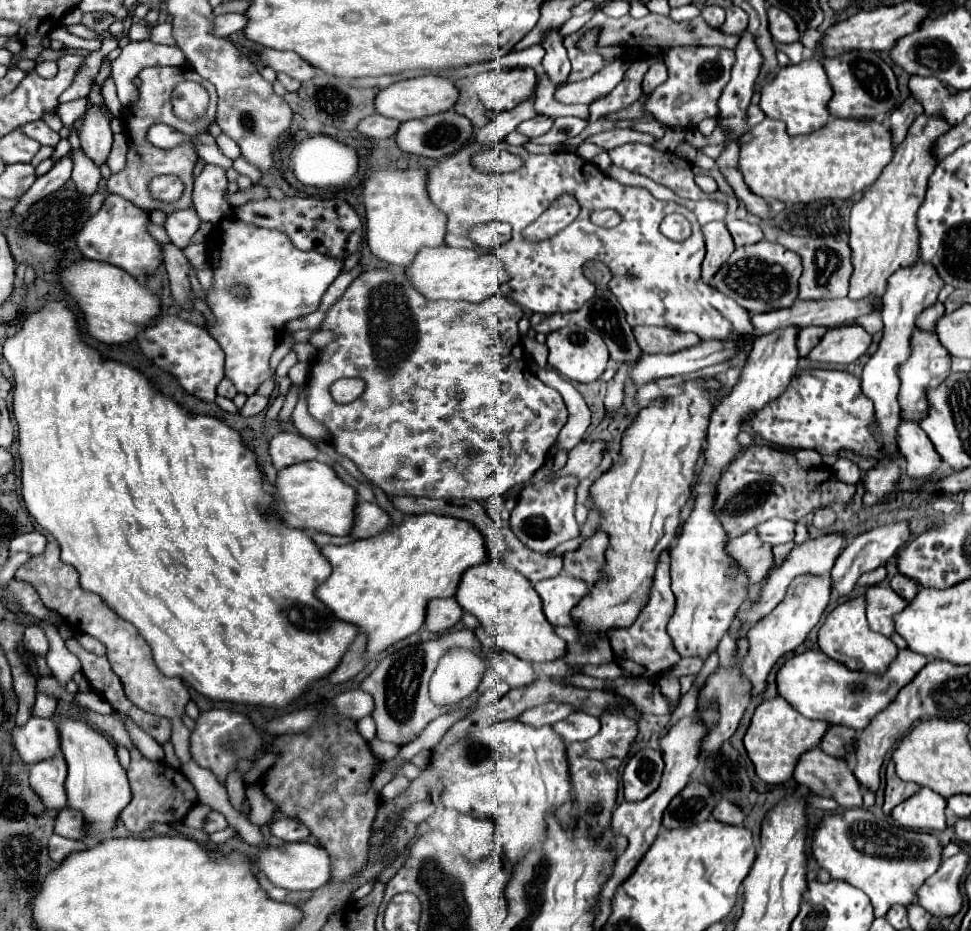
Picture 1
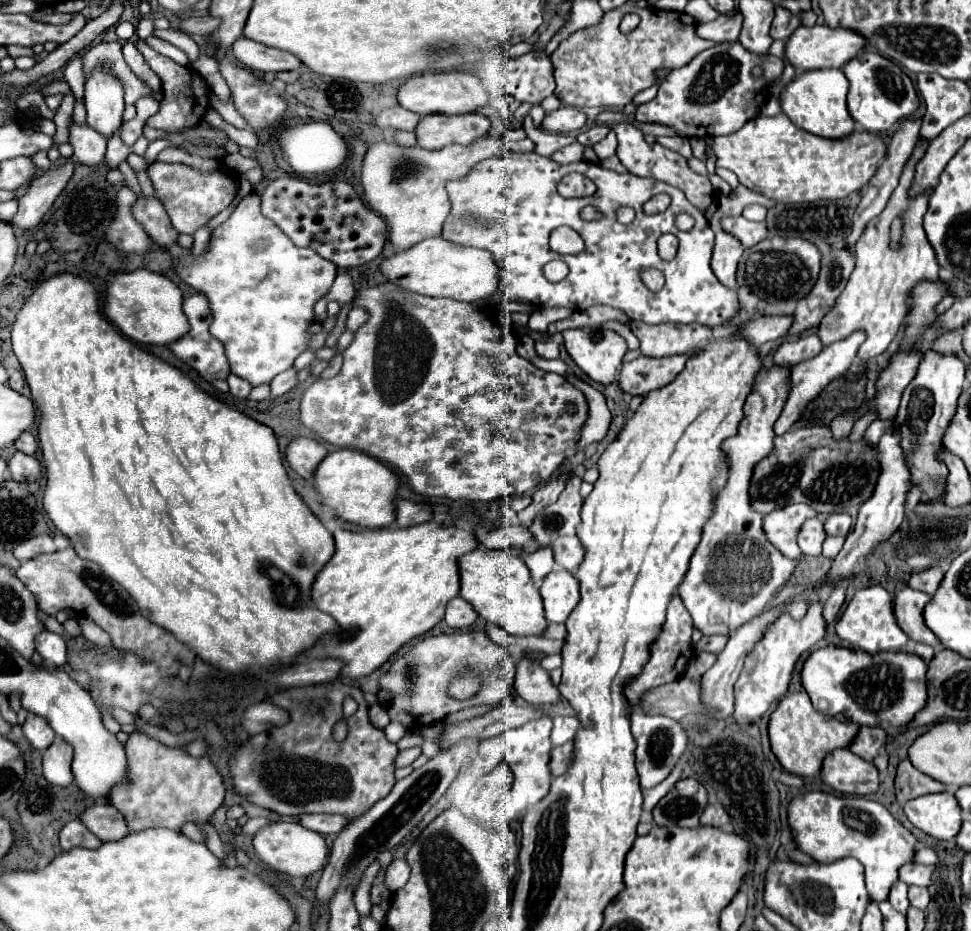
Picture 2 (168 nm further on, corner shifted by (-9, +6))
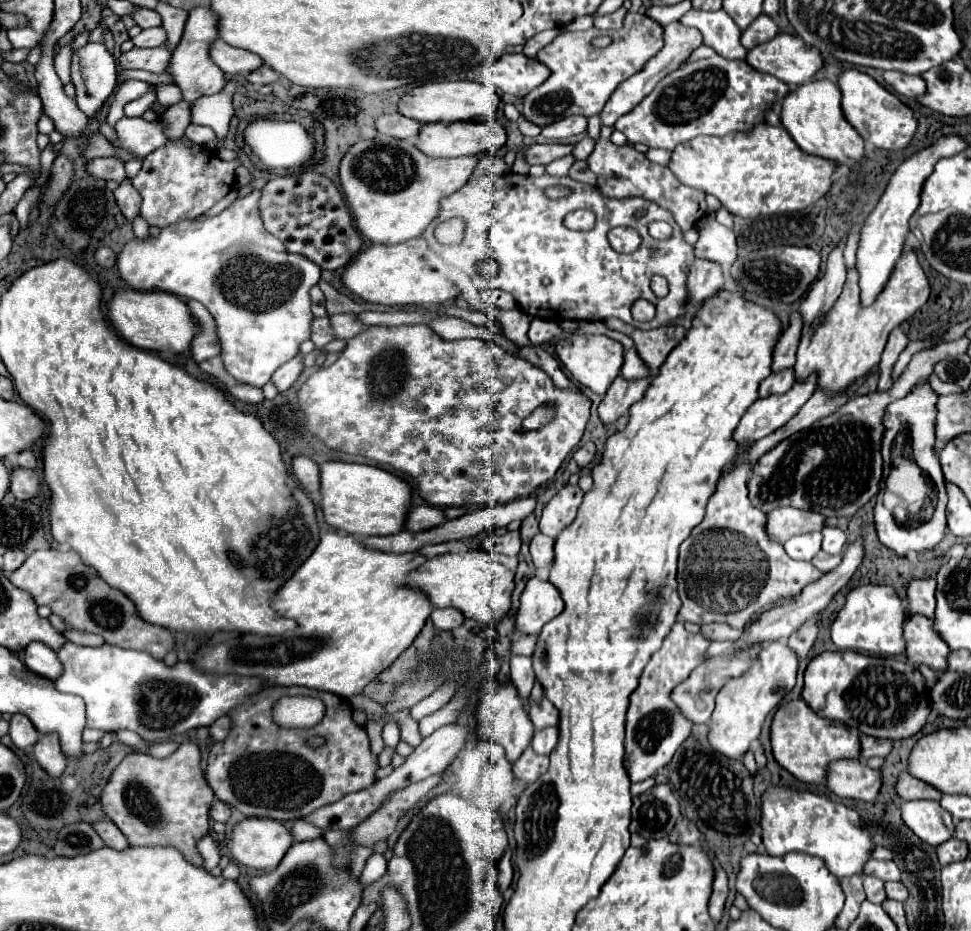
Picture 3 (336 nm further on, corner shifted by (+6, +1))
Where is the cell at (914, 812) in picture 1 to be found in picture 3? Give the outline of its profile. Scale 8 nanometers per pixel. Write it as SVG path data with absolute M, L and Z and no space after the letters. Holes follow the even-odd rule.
M913 800L901 804L901 816L905 824L927 844L939 846L953 836L951 814L933 800Z

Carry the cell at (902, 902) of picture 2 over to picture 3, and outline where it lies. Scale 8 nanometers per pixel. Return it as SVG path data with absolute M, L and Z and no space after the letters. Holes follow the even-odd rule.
M865 876L865 894L867 894L867 900L881 904L887 898L885 888L883 888L883 880L877 880L875 876Z

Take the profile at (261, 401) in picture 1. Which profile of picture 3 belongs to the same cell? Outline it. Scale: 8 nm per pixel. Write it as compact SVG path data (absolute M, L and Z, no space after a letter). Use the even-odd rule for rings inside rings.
M297 354L289 362L285 362L281 368L277 368L271 380L275 382L275 386L279 388L279 392L285 392L297 380L297 376L301 374L301 370L303 370L303 356Z

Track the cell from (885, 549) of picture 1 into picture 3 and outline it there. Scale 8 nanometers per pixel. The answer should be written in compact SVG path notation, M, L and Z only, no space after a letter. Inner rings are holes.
M807 620L797 632L793 632L789 636L789 648L799 656L799 658L805 658L807 652L811 650L813 642L817 638L817 622L815 620Z

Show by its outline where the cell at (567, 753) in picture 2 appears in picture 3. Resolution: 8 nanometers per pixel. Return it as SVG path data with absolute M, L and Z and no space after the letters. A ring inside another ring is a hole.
M527 746L525 752L519 756L519 760L515 760L513 772L523 782L535 782L541 774L547 772L547 766L549 766L549 758L535 754L533 748Z

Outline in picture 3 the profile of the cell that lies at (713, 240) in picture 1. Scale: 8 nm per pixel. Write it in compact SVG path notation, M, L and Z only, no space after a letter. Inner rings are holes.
M695 260L687 276L687 302L695 304L713 296L723 286L721 266L709 260Z

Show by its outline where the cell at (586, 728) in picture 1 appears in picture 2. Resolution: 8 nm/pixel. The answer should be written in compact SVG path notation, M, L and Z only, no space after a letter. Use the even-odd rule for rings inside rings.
M554 717L552 743L564 745L566 741L572 741L576 737L578 729L580 729L580 719L576 719L576 717Z

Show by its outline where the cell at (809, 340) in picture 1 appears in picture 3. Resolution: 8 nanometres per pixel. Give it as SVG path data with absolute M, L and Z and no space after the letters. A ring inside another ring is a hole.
M789 368L789 370L785 370L785 372L779 372L779 374L771 374L771 376L767 376L767 380L763 380L761 382L761 386L759 386L759 398L769 398L771 394L783 394L783 392L787 392L791 386L793 386L793 380L795 376L793 376L793 368Z

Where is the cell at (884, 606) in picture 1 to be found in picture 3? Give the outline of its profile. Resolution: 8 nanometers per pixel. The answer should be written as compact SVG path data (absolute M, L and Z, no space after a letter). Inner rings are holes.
M911 614L911 620L905 624L905 642L907 642L907 662L913 666L927 664L935 672L945 672L949 646L937 632L933 632L933 620Z

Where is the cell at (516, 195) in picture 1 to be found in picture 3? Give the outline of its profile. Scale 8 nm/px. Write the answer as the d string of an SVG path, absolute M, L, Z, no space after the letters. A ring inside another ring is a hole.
M507 172L501 176L481 176L479 180L465 184L461 190L441 200L441 212L427 226L423 236L429 248L433 248L433 252L439 252L439 256L447 264L465 270L473 278L473 284L477 288L507 290L515 296L521 310L529 316L553 320L559 324L563 320L579 322L619 318L637 328L665 326L685 312L685 280L695 260L693 246L683 240L681 228L677 228L673 214L665 208L641 198L609 200L601 196L595 186L585 186L571 180L569 176L553 178L547 174L543 174L541 178L521 176L515 172ZM539 184L561 184L569 188L571 194L551 200L545 196L545 190L539 188ZM579 208L587 208L597 216L593 230L575 232L565 228L565 214ZM635 210L645 210L645 214L641 218L635 218ZM455 216L467 222L463 242L457 246L439 246L433 236L435 226L441 220L449 220ZM623 220L625 226L637 228L643 238L641 246L633 254L619 254L607 242L607 232L617 224L623 224ZM653 220L669 222L673 226L673 236L665 242L651 238L647 226ZM677 234L681 234L681 238L677 238ZM489 256L497 258L497 262L501 264L499 278L493 282L487 282L475 268L477 262ZM655 274L665 276L669 282L669 294L665 298L657 298L649 286ZM543 276L551 278L549 286L541 286ZM639 298L655 304L657 314L651 322L633 320L631 306Z

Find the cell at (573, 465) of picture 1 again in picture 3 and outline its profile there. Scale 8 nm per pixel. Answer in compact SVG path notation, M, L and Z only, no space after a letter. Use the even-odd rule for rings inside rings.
M505 532L503 536L489 536L483 542L483 548L491 554L505 554L505 556L517 556L521 548L519 532Z

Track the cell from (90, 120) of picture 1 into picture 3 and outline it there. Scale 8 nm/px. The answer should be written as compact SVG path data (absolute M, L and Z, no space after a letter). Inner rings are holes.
M87 42L73 52L71 82L77 90L79 108L91 118L117 86L115 58L105 44Z

